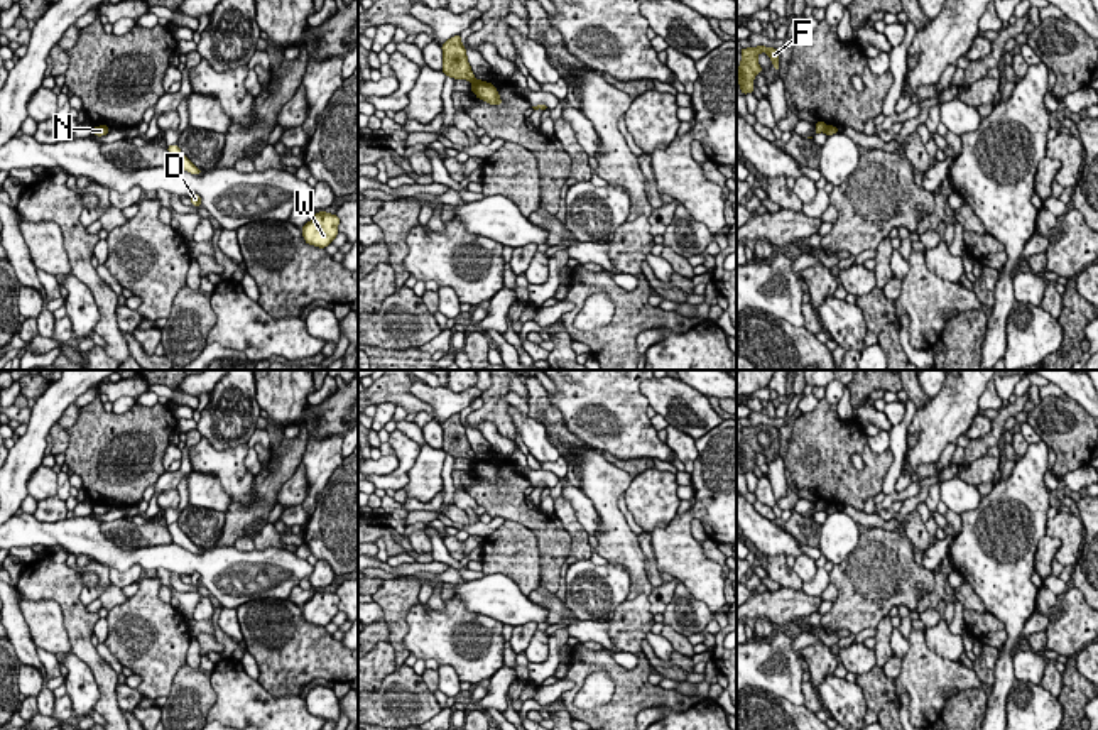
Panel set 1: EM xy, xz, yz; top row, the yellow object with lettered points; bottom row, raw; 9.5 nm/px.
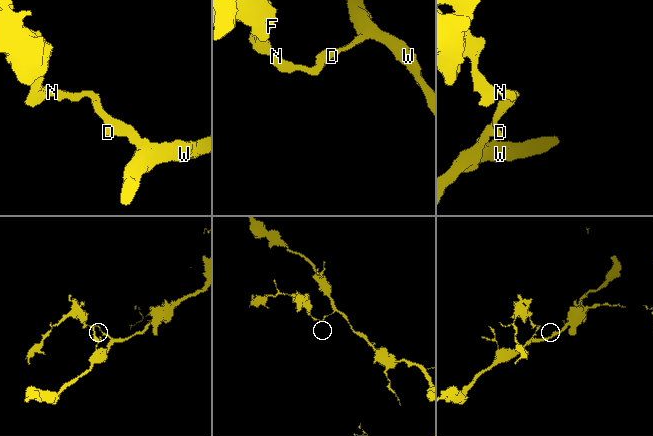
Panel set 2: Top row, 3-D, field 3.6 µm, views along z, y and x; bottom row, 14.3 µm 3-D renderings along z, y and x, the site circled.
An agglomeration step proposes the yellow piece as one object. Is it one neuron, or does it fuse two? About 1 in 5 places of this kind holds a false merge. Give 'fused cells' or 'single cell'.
fused cells

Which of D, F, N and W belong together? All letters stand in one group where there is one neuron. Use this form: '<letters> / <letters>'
D N W / F

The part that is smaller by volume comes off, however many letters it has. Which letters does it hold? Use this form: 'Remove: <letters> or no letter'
Remove: F

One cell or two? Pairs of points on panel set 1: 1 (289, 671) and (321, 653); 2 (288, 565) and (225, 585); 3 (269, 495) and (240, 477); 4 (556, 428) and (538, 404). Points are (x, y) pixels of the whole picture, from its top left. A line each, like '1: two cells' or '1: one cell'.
1: one cell
2: one cell
3: two cells
4: one cell

